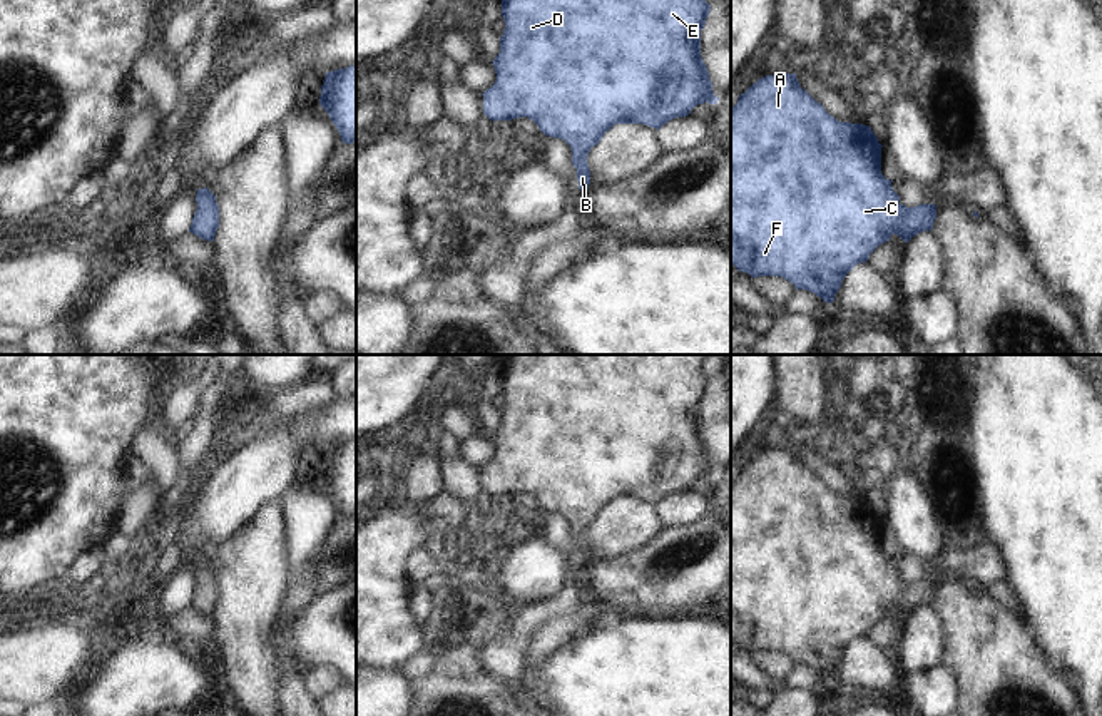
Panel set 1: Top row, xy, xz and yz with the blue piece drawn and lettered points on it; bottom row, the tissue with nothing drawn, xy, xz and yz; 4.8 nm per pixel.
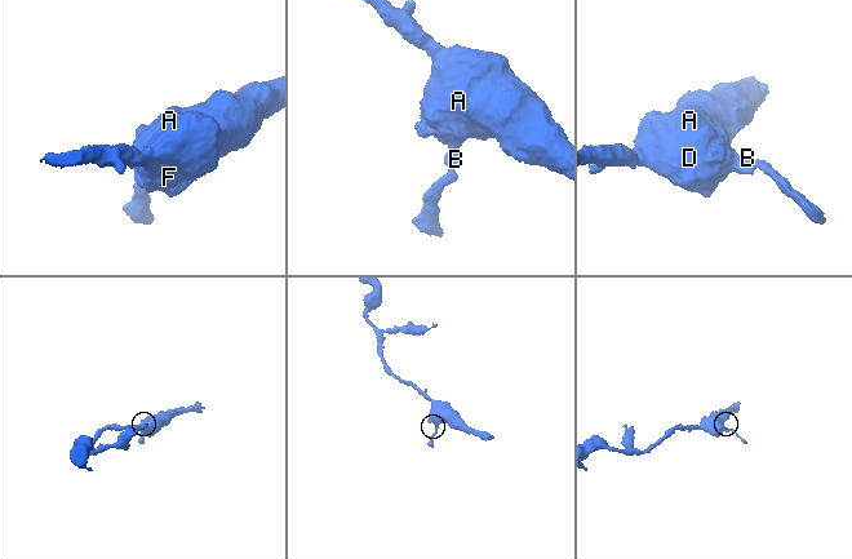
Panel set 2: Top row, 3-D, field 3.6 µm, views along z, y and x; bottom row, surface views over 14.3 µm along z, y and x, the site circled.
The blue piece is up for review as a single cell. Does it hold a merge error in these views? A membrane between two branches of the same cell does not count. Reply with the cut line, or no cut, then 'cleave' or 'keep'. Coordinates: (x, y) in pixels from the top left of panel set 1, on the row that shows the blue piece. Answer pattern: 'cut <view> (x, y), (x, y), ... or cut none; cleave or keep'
cut none; keep

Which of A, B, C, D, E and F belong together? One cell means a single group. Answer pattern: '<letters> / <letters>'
A B C D E F

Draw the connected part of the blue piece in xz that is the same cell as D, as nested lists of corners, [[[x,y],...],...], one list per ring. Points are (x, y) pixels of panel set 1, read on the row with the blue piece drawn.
[[[502,0],[505,30],[500,37],[500,54],[492,62],[497,80],[482,94],[483,114],[495,122],[528,117],[545,136],[565,141],[572,147],[572,164],[577,169],[579,189],[584,192],[590,184],[587,156],[615,124],[644,124],[659,130],[669,120],[689,115],[699,104],[717,104],[719,97],[712,92],[712,82],[701,57],[701,30],[709,12],[711,5],[706,0]]]

